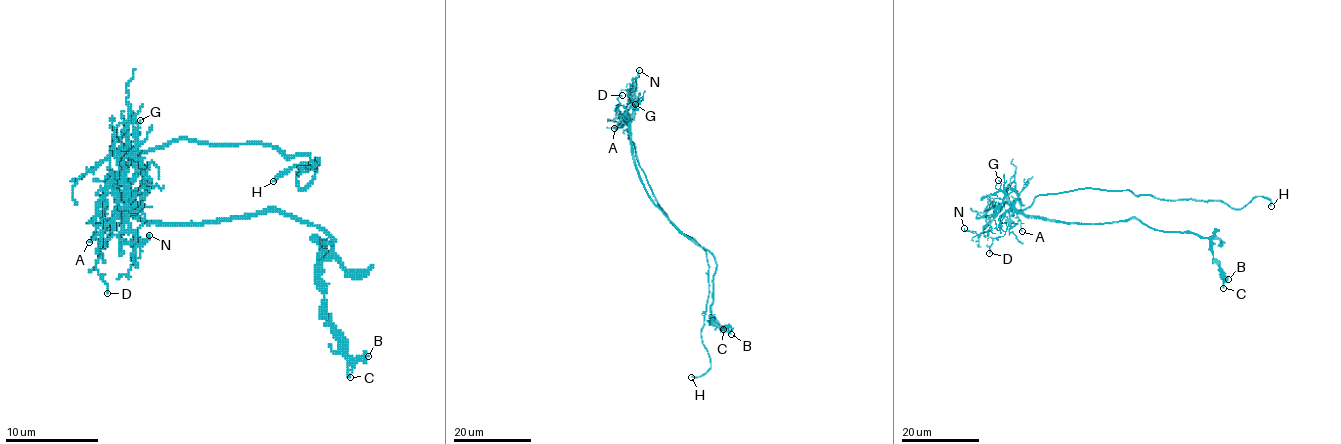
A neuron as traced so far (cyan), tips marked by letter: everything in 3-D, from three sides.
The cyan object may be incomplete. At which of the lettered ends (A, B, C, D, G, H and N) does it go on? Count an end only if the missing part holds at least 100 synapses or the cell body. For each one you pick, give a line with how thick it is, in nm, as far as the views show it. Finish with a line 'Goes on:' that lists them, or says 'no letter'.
H: 240 nm thick
Goes on: H

